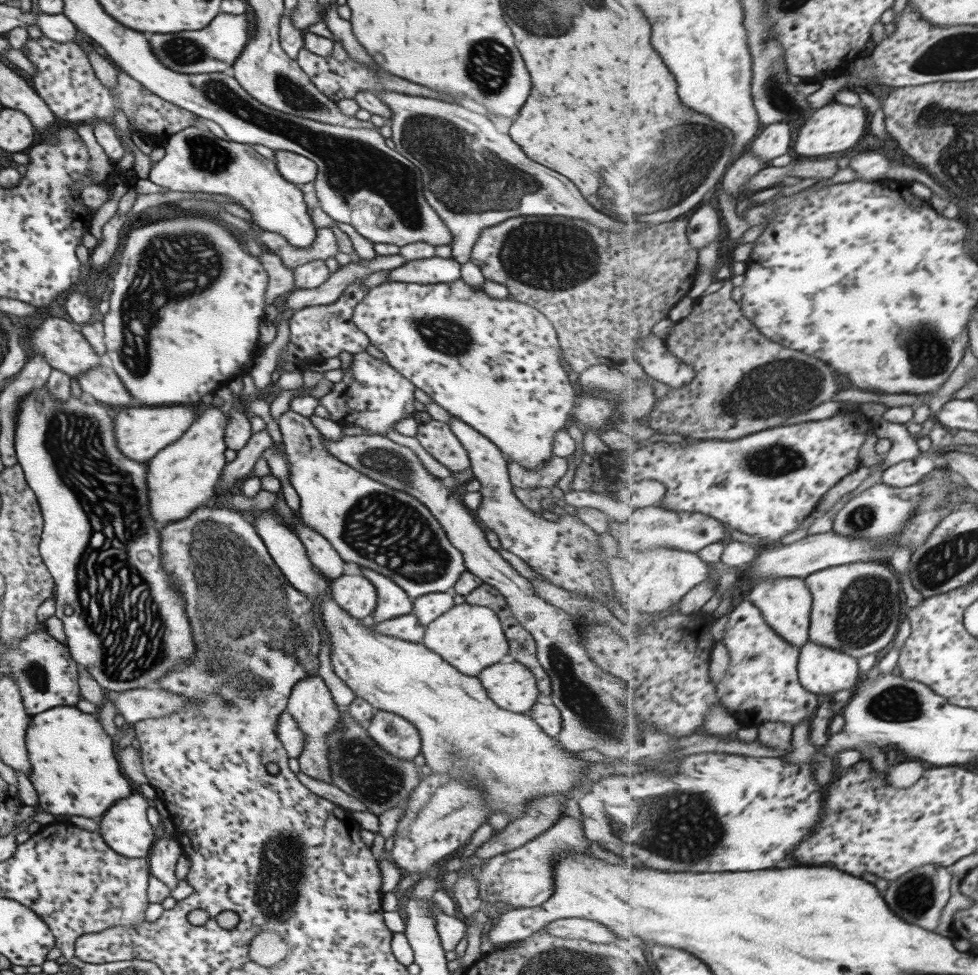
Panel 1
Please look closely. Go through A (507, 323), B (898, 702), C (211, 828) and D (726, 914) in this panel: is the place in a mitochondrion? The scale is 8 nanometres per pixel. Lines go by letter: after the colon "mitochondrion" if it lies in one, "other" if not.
A: other
B: mitochondrion
C: other
D: other

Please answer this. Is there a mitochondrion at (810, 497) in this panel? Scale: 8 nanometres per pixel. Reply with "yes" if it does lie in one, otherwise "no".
no

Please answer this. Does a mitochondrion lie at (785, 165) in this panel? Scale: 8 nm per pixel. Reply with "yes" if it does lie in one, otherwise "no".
no

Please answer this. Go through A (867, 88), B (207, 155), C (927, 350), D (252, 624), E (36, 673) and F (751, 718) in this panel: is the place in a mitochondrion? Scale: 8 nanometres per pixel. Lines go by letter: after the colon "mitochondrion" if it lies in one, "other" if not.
A: other
B: mitochondrion
C: mitochondrion
D: mitochondrion
E: mitochondrion
F: other

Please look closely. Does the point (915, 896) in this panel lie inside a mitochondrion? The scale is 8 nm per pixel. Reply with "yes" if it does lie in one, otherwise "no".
yes

